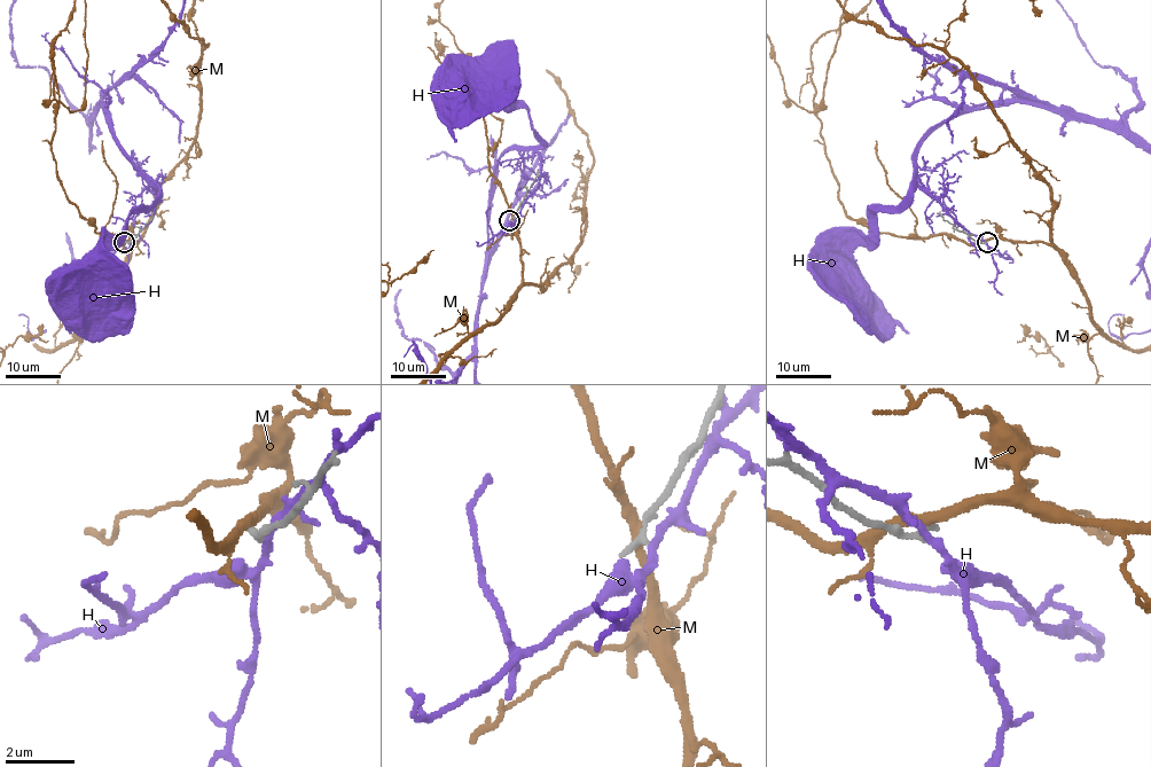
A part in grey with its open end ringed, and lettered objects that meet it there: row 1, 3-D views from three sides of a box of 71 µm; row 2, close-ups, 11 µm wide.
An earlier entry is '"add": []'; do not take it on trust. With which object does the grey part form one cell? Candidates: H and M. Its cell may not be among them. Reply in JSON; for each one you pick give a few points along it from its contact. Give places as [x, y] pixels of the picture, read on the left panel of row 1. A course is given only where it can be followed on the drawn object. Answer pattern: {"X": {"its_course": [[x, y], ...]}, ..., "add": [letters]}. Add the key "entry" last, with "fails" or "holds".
{"add": [], "entry": "holds"}

